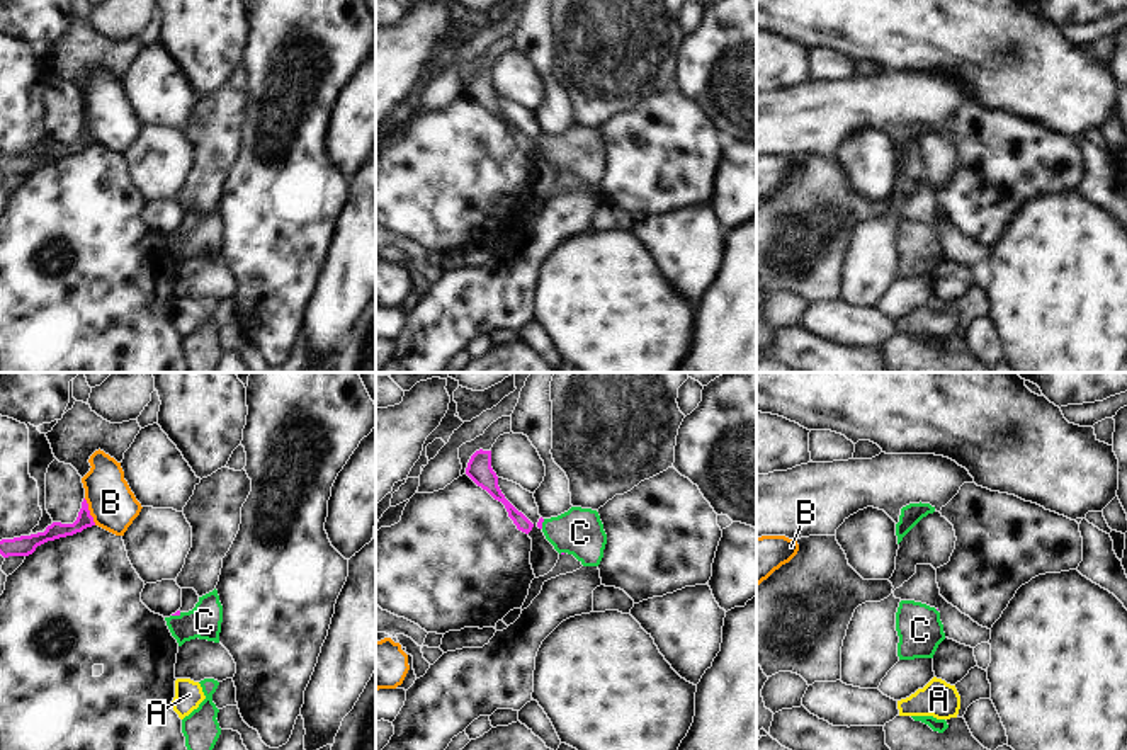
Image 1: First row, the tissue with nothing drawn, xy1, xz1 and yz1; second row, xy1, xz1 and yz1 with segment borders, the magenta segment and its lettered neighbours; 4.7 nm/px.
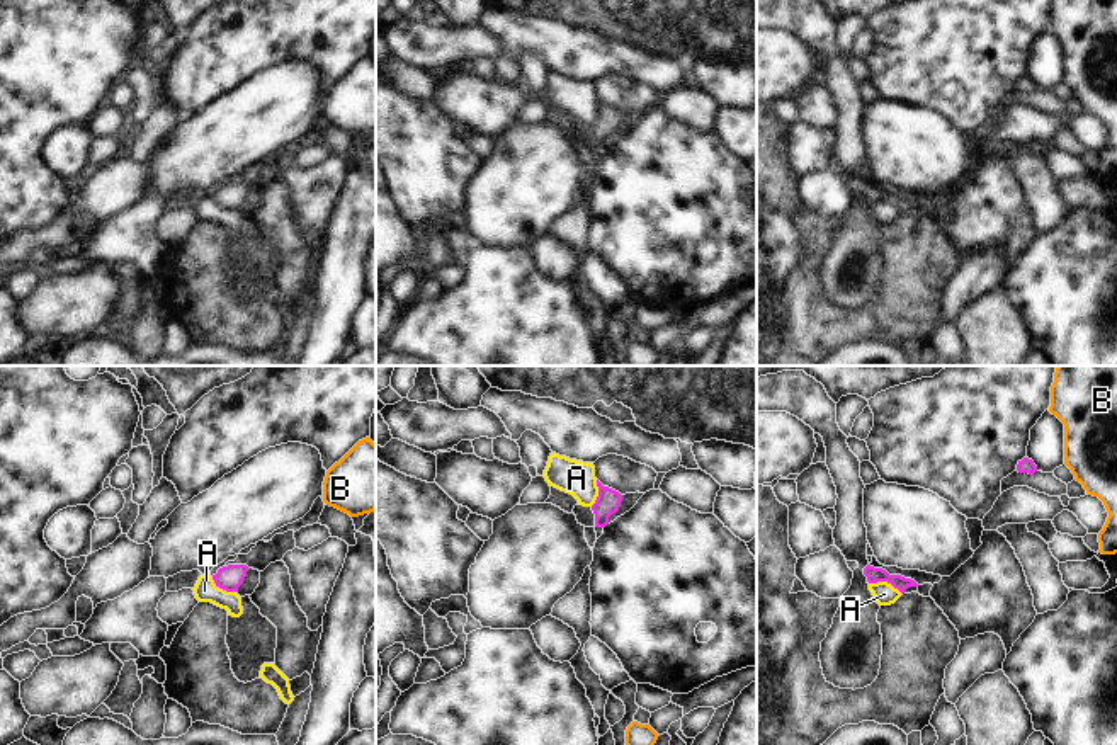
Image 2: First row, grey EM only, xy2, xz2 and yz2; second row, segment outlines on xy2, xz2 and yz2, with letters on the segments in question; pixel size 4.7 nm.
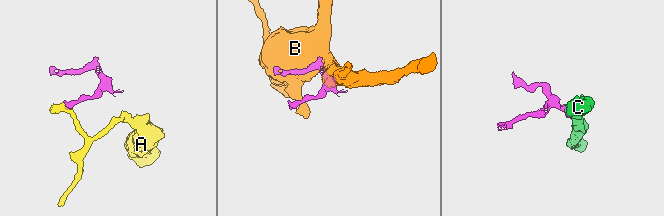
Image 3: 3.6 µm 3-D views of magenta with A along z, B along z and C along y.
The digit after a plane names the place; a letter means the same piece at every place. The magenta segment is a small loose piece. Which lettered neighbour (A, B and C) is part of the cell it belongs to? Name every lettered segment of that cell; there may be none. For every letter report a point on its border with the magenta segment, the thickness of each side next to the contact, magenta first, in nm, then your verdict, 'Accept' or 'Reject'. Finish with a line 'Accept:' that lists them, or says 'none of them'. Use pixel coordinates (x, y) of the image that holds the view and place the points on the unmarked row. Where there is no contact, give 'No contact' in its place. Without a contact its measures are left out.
A: Touches magenta at yz2 (884, 199). Thickness 70 nm (magenta) against 110 nm. Reject
B: Touches magenta at xy1 (89, 131). Thickness 80 nm (magenta) against 220 nm. Reject
C: Touches magenta at xy1 (175, 233). Thickness 20 nm (magenta) against 160 nm. Accept
Accept: C.

